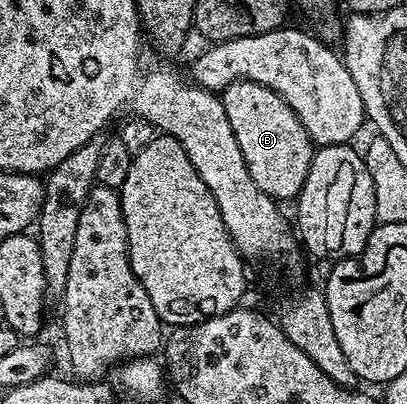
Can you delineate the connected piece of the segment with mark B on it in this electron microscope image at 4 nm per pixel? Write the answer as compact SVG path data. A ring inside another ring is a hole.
M246 80L226 86L221 91L221 97L225 104L225 116L229 116L233 136L237 136L237 148L241 148L241 156L245 156L253 184L257 184L257 188L270 198L298 199L305 176L309 176L313 143L301 120L297 120L293 108L289 108L277 92Z

